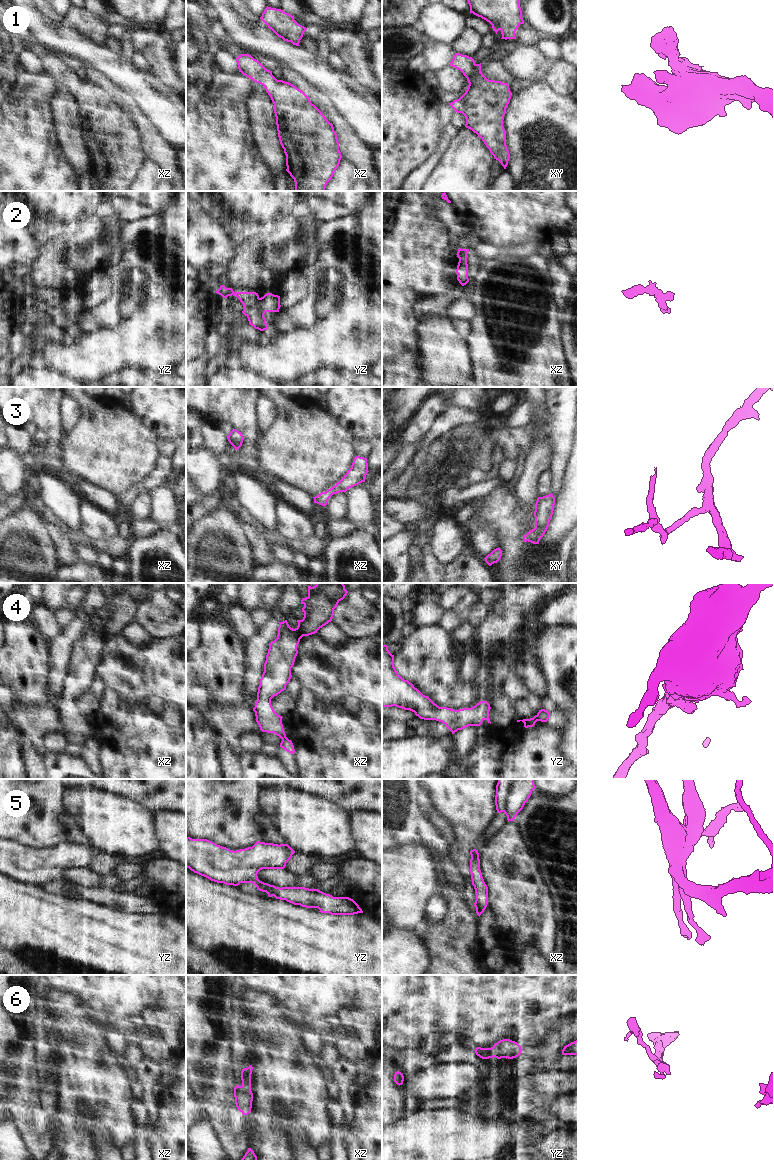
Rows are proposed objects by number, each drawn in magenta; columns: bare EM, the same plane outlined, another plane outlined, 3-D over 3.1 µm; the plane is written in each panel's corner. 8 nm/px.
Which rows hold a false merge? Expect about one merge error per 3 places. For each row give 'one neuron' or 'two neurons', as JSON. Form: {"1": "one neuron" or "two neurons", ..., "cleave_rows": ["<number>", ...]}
{"1": "one neuron", "2": "one neuron", "3": "one neuron", "4": "two neurons", "5": "one neuron", "6": "one neuron", "cleave_rows": ["4"]}

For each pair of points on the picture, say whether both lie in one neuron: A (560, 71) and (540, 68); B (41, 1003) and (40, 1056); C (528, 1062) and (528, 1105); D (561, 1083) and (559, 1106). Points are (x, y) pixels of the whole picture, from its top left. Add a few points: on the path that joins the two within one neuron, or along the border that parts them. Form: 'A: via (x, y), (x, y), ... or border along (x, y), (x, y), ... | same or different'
A: border along (554, 62), (549, 67), (543, 80) | different
B: via (41, 1016), (41, 1043) | same
C: border along (551, 1068), (520, 1075), (506, 1083) | different
D: border along (567, 1093), (553, 1100), (550, 1111), (558, 1118) | different

